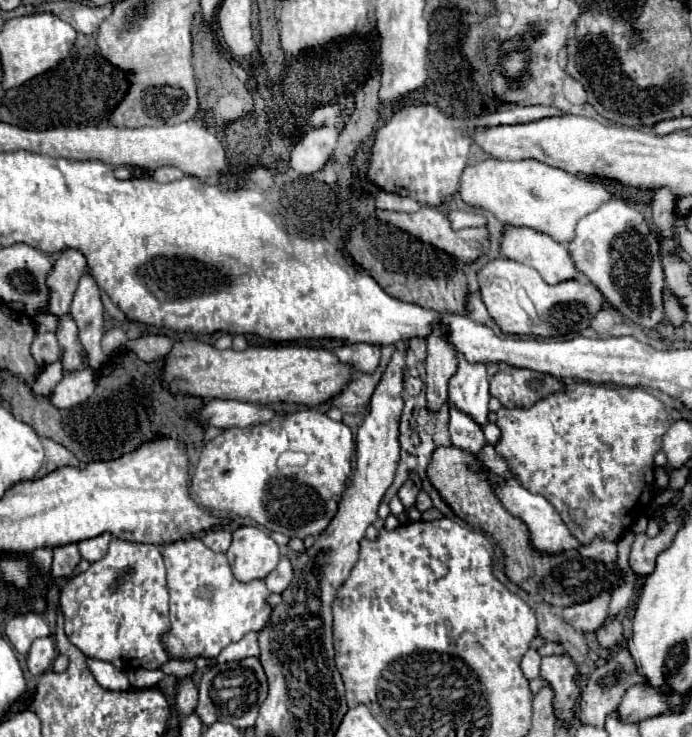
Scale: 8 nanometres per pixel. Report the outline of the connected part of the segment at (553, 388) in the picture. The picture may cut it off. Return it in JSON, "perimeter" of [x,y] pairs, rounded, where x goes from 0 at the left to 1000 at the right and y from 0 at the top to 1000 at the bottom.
{"perimeter":[[[725,497],[708,516],[708,535],[717,537],[728,554],[766,554],[786,537],[812,529],[812,516],[743,497]]]}

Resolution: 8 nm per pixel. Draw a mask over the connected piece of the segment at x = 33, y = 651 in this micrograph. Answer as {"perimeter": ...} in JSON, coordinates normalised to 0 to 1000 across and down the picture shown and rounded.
{"perimeter":[[[55,866],[46,871],[46,879],[40,885],[40,909],[52,917],[61,912],[69,912],[81,896],[81,877],[78,868],[69,866]]]}

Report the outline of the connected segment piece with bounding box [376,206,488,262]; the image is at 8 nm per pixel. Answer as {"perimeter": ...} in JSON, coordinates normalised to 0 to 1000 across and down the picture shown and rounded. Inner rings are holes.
{"perimeter":[[[610,280],[604,288],[598,290],[587,290],[587,288],[566,288],[566,285],[543,285],[543,296],[549,301],[566,304],[569,309],[578,309],[595,320],[601,320],[610,328],[618,328],[647,345],[653,345],[662,353],[671,355],[682,355],[688,350],[694,350],[702,339],[705,339],[705,315],[702,309],[673,309],[673,312],[653,312],[650,309],[650,299],[645,296],[645,290],[636,282],[624,282],[624,280]]]}

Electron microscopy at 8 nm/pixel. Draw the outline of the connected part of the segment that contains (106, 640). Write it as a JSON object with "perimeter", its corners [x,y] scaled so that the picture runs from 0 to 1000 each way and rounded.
{"perimeter":[[[162,730],[156,752],[130,765],[130,771],[101,790],[87,806],[87,825],[92,833],[92,855],[98,868],[124,890],[165,901],[173,909],[217,906],[225,909],[243,898],[243,887],[231,871],[231,860],[243,855],[243,798],[240,773],[231,746],[223,738],[197,738]]]}

